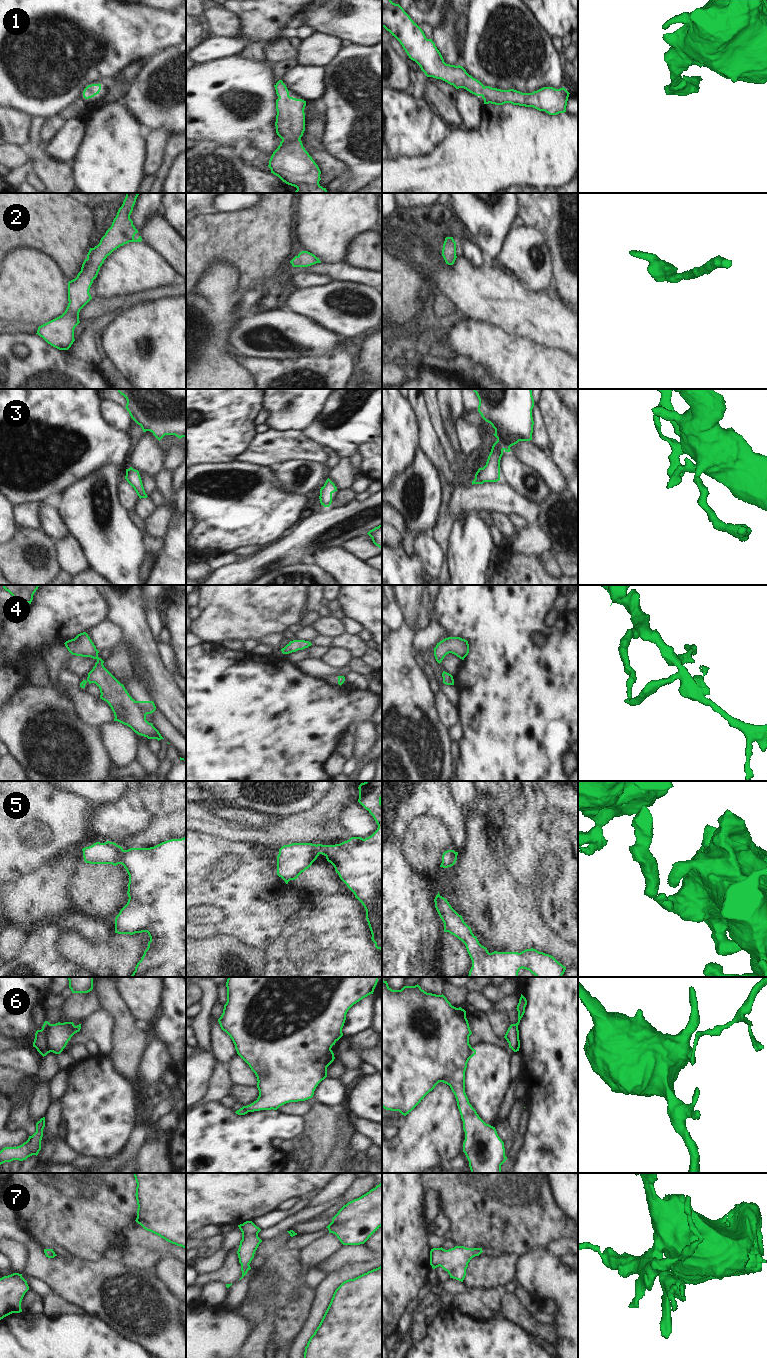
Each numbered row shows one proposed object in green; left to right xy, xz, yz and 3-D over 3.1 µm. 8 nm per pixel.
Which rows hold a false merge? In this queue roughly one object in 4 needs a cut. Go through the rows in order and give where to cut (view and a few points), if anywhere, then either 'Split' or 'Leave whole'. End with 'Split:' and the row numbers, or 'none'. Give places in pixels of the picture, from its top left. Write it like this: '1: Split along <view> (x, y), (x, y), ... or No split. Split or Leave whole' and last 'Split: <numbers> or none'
1: No split. Leave whole
2: No split. Leave whole
3: No split. Leave whole
4: No split. Leave whole
5: No split. Leave whole
6: Split along xy (51, 1024), (47, 1030), (47, 1046), (50, 1051). Split
7: No split. Leave whole
Split: 6

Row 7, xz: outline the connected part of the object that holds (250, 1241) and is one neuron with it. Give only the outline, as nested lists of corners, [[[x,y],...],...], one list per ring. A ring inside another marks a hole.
[[[246,1221],[243,1224],[238,1225],[242,1232],[242,1240],[240,1241],[239,1249],[237,1251],[239,1263],[241,1264],[242,1277],[251,1269],[250,1263],[254,1258],[255,1251],[262,1240],[258,1237],[258,1233],[261,1231],[252,1221]]]

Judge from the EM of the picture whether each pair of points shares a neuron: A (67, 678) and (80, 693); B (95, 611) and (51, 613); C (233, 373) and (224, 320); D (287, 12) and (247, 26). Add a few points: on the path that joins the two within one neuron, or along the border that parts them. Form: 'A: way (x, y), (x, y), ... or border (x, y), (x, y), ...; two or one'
A: way (69, 682), (76, 689); one
B: way (84, 611), (62, 611); one
C: way (220, 360), (220, 333); one
D: way (277, 12), (265, 12), (257, 20); one

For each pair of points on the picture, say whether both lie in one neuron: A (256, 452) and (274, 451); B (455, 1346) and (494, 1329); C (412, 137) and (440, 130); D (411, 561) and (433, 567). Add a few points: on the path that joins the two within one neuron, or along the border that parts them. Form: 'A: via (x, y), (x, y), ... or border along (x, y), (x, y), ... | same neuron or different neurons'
A: via (260, 451), (270, 451) | same neuron
B: via (465, 1342), (482, 1342), (485, 1339) | same neuron
C: via (419, 131), (433, 130) | same neuron
D: border along (414, 550), (426, 574) | different neurons

